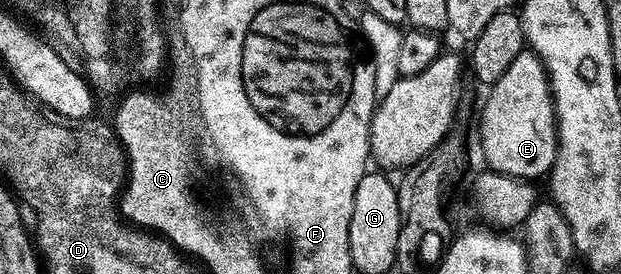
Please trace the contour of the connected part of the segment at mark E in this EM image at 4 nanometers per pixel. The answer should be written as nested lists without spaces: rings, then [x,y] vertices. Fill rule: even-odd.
[[[523,48],[489,90],[478,122],[485,165],[513,178],[538,180],[541,174],[549,175],[558,151],[558,118],[554,115],[554,94],[546,75],[546,63],[533,50]]]

